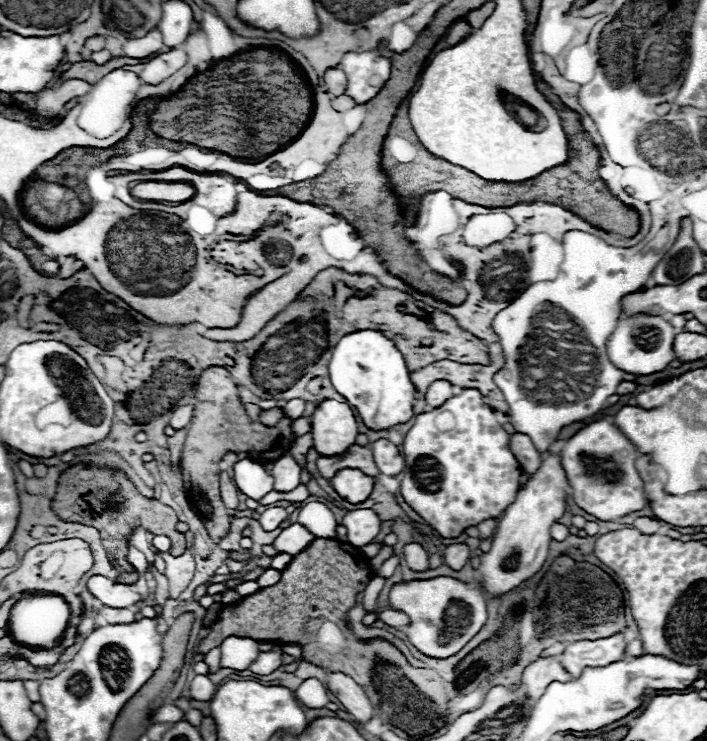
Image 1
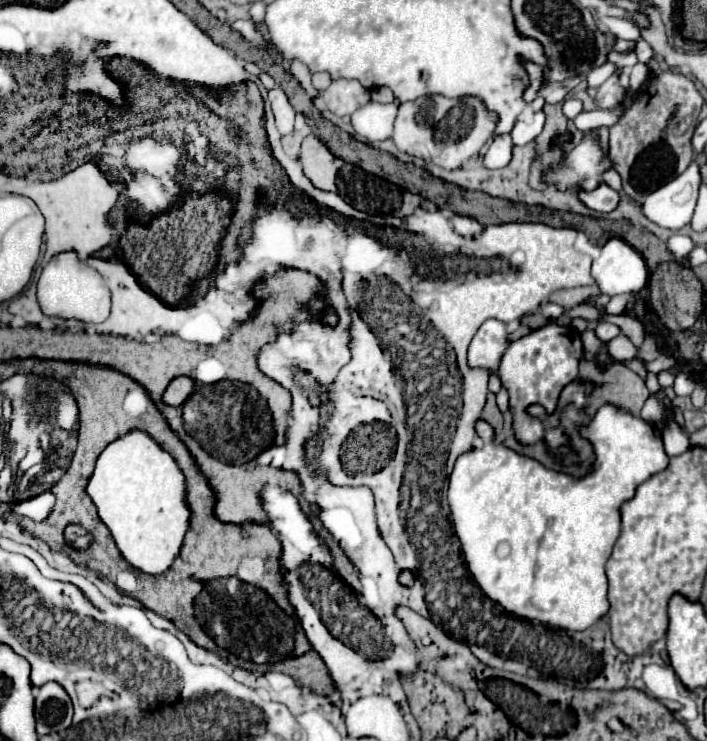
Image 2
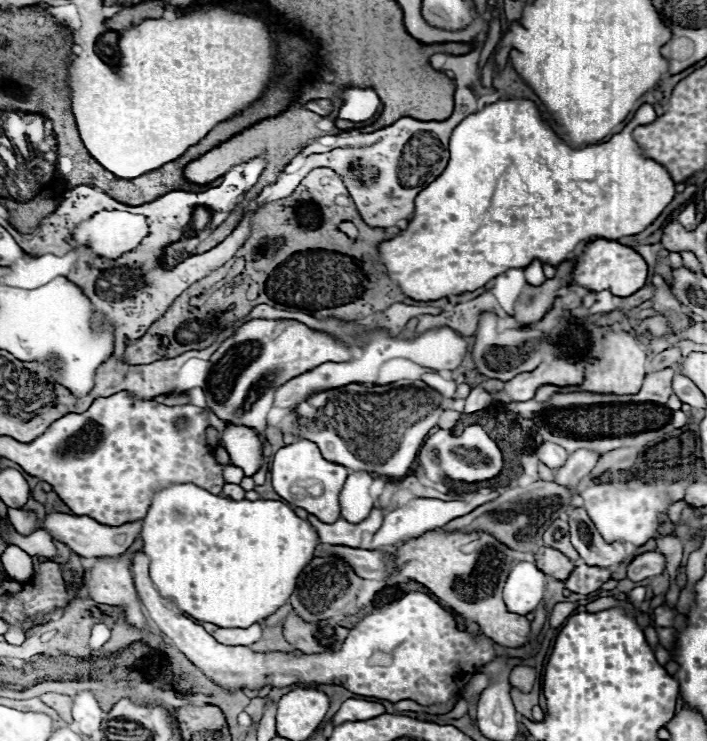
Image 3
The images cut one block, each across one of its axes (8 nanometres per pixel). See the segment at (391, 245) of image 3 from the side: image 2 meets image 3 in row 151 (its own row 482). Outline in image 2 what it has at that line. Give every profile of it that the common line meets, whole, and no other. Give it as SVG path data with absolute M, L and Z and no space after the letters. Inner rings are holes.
M604 404L592 422L580 428L580 434L592 440L598 464L594 472L580 480L556 470L546 470L532 458L492 444L494 430L486 420L476 422L476 432L484 438L484 448L470 450L456 460L448 486L454 530L462 544L470 574L474 574L482 592L490 600L498 602L506 612L564 630L590 628L608 612L608 582L604 568L620 534L620 504L634 496L638 484L648 480L652 474L662 472L670 462L662 446L660 428L656 426L654 430L652 424L632 416L630 412Z

